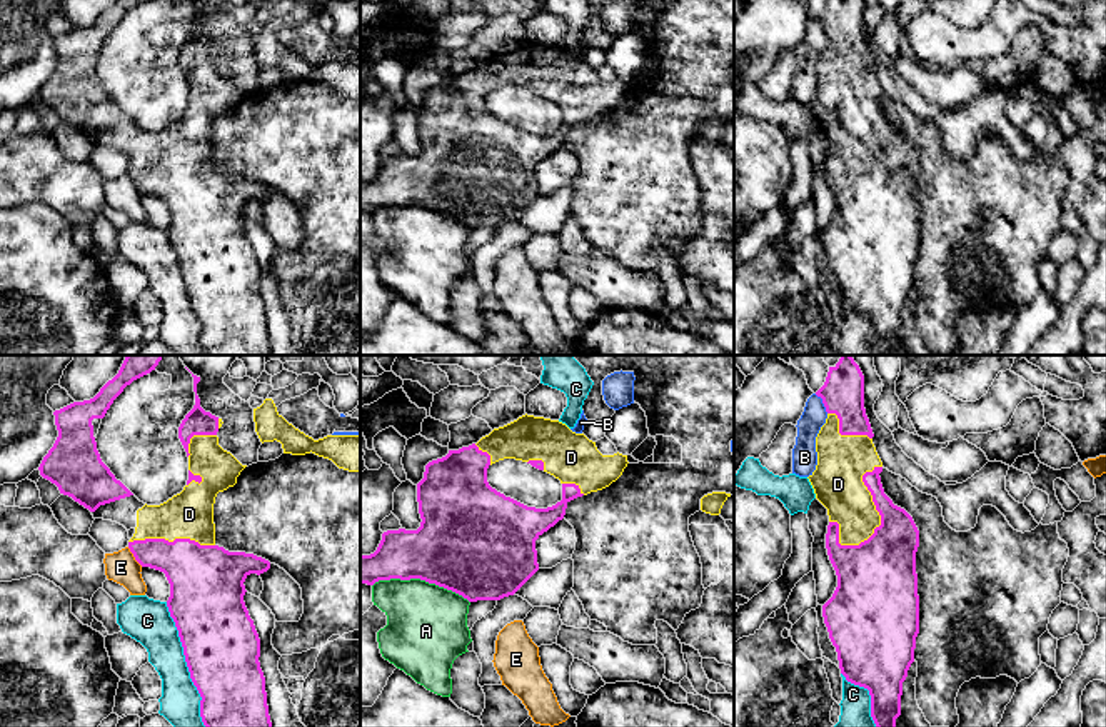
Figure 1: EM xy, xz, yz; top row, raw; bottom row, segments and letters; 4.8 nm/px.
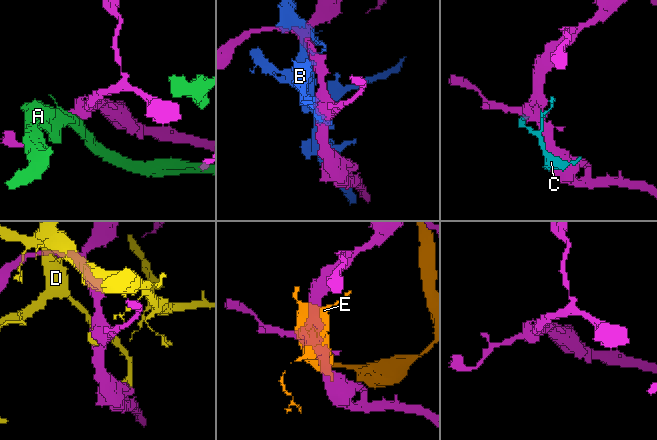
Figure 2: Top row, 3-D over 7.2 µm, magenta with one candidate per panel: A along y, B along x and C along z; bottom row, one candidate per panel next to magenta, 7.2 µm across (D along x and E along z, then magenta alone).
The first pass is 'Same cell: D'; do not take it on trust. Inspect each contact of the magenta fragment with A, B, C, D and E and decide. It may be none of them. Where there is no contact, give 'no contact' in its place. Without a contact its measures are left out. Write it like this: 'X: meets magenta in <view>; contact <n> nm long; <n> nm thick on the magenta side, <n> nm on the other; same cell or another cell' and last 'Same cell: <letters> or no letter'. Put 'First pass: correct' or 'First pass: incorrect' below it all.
A: meets magenta in xz; contact 480 nm long; 440 nm thick on the magenta side, 380 nm on the other; another cell
B: meets magenta in yz; contact 120 nm long; 200 nm thick on the magenta side, 120 nm on the other; another cell
C: meets magenta in xy; contact 650 nm long; 360 nm thick on the magenta side, 200 nm on the other; another cell
D: meets magenta in yz; contact 440 nm long; 280 nm thick on the magenta side, 240 nm on the other; another cell
E: meets magenta in xy; contact 120 nm long; 220 nm thick on the magenta side, 150 nm on the other; another cell
Same cell: no letter
First pass: incorrect

